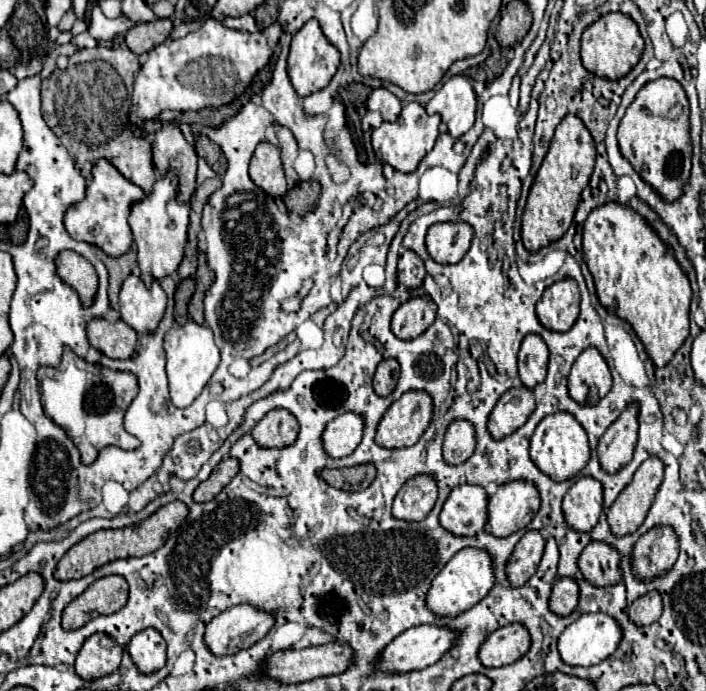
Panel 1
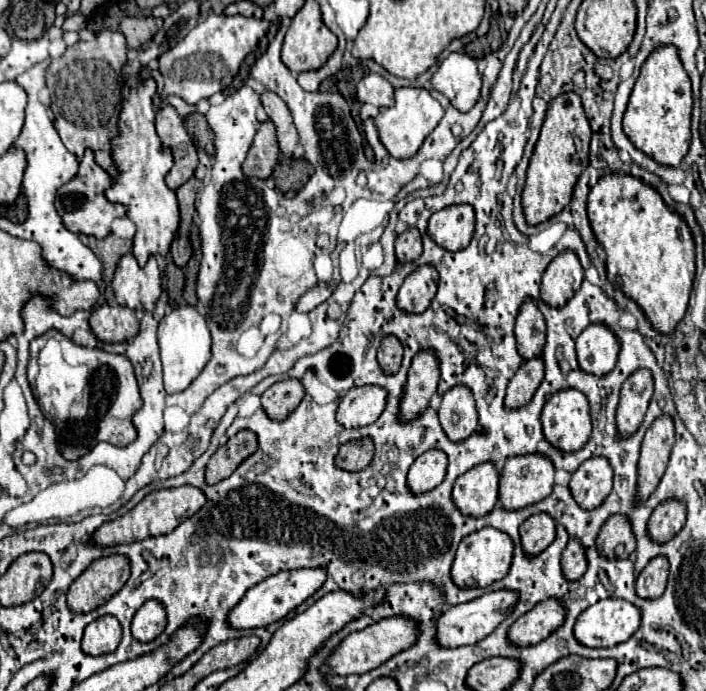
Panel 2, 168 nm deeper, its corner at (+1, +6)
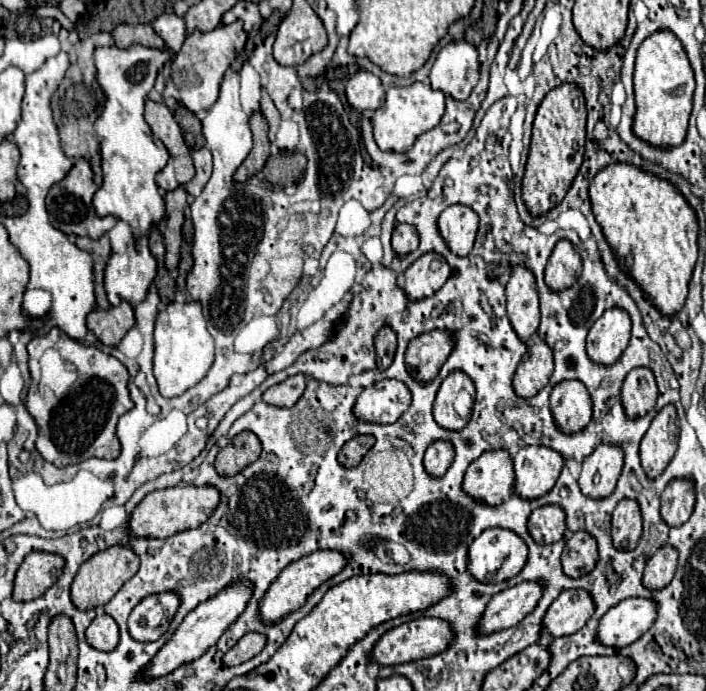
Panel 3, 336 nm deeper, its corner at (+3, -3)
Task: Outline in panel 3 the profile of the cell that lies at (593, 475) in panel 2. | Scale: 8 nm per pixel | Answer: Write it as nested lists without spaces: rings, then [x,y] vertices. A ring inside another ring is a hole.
[[[601,443],[583,461],[579,487],[585,495],[601,499],[613,493],[623,469],[623,451],[613,443]]]

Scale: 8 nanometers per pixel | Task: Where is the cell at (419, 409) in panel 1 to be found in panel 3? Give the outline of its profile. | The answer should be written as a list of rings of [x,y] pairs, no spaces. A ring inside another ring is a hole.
[[[443,329],[427,331],[409,341],[405,351],[407,369],[419,381],[431,381],[453,351],[453,333]]]

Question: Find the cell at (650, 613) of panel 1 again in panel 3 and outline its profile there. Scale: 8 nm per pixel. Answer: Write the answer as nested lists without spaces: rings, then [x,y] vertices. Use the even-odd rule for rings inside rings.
[[[671,545],[657,549],[657,553],[647,561],[647,567],[645,567],[645,575],[643,575],[645,587],[661,589],[669,585],[677,569],[677,557],[679,557],[677,549]]]

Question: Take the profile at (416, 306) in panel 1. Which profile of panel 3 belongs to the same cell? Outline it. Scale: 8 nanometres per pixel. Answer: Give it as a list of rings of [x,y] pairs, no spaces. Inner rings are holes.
[[[437,253],[421,255],[407,271],[405,271],[405,293],[409,299],[423,299],[431,297],[443,283],[449,279],[449,265]]]

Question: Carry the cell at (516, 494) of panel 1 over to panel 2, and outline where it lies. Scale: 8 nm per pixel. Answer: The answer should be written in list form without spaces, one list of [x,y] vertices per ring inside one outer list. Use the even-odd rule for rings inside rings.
[[[541,454],[509,458],[499,478],[499,502],[503,510],[521,510],[547,498],[553,490],[553,464]]]

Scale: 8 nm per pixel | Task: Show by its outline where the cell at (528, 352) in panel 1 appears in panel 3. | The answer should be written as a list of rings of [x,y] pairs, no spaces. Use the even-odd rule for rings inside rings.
[[[513,265],[505,285],[507,315],[517,335],[527,343],[539,327],[539,293],[535,275],[525,265]]]

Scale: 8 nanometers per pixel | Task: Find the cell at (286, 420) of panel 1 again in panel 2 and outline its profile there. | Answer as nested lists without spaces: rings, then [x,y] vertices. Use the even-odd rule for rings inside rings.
[[[299,380],[277,382],[261,396],[261,408],[271,420],[281,422],[291,414],[291,410],[295,410],[295,406],[299,406],[303,396],[305,392]]]

